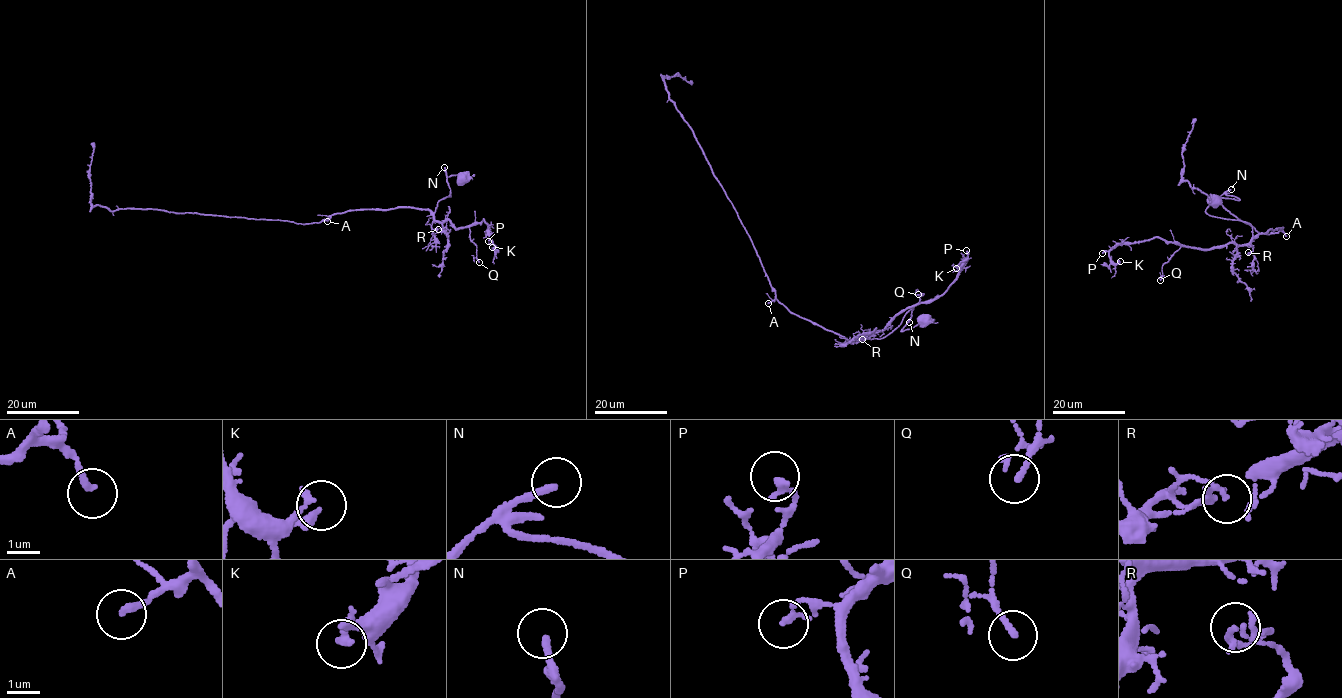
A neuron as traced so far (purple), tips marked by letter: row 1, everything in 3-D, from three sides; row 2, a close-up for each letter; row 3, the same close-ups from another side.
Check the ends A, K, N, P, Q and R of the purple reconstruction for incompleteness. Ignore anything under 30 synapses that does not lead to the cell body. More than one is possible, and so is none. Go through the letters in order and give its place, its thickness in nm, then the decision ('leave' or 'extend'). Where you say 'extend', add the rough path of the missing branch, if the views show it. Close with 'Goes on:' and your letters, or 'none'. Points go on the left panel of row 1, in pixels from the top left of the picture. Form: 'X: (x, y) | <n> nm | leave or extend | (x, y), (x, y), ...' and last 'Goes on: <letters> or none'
A: (327, 221) | 190 nm | leave
K: (492, 247) | 240 nm | leave
N: (444, 167) | 200 nm | leave
P: (488, 241) | 200 nm | leave
Q: (479, 262) | 150 nm | leave
R: (438, 229) | 100 nm | leave
Goes on: none

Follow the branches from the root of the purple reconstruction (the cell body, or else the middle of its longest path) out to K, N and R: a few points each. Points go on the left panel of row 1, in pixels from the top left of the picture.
K: (326, 219), (355, 209), (429, 209), (435, 220), (450, 220), (459, 229), (484, 219), (492, 247)
N: (326, 219), (337, 213), (355, 209), (414, 207), (434, 212), (440, 200), (450, 196), (444, 167)
R: (326, 219), (337, 213), (355, 209), (414, 207), (431, 210), (431, 227), (438, 229)

